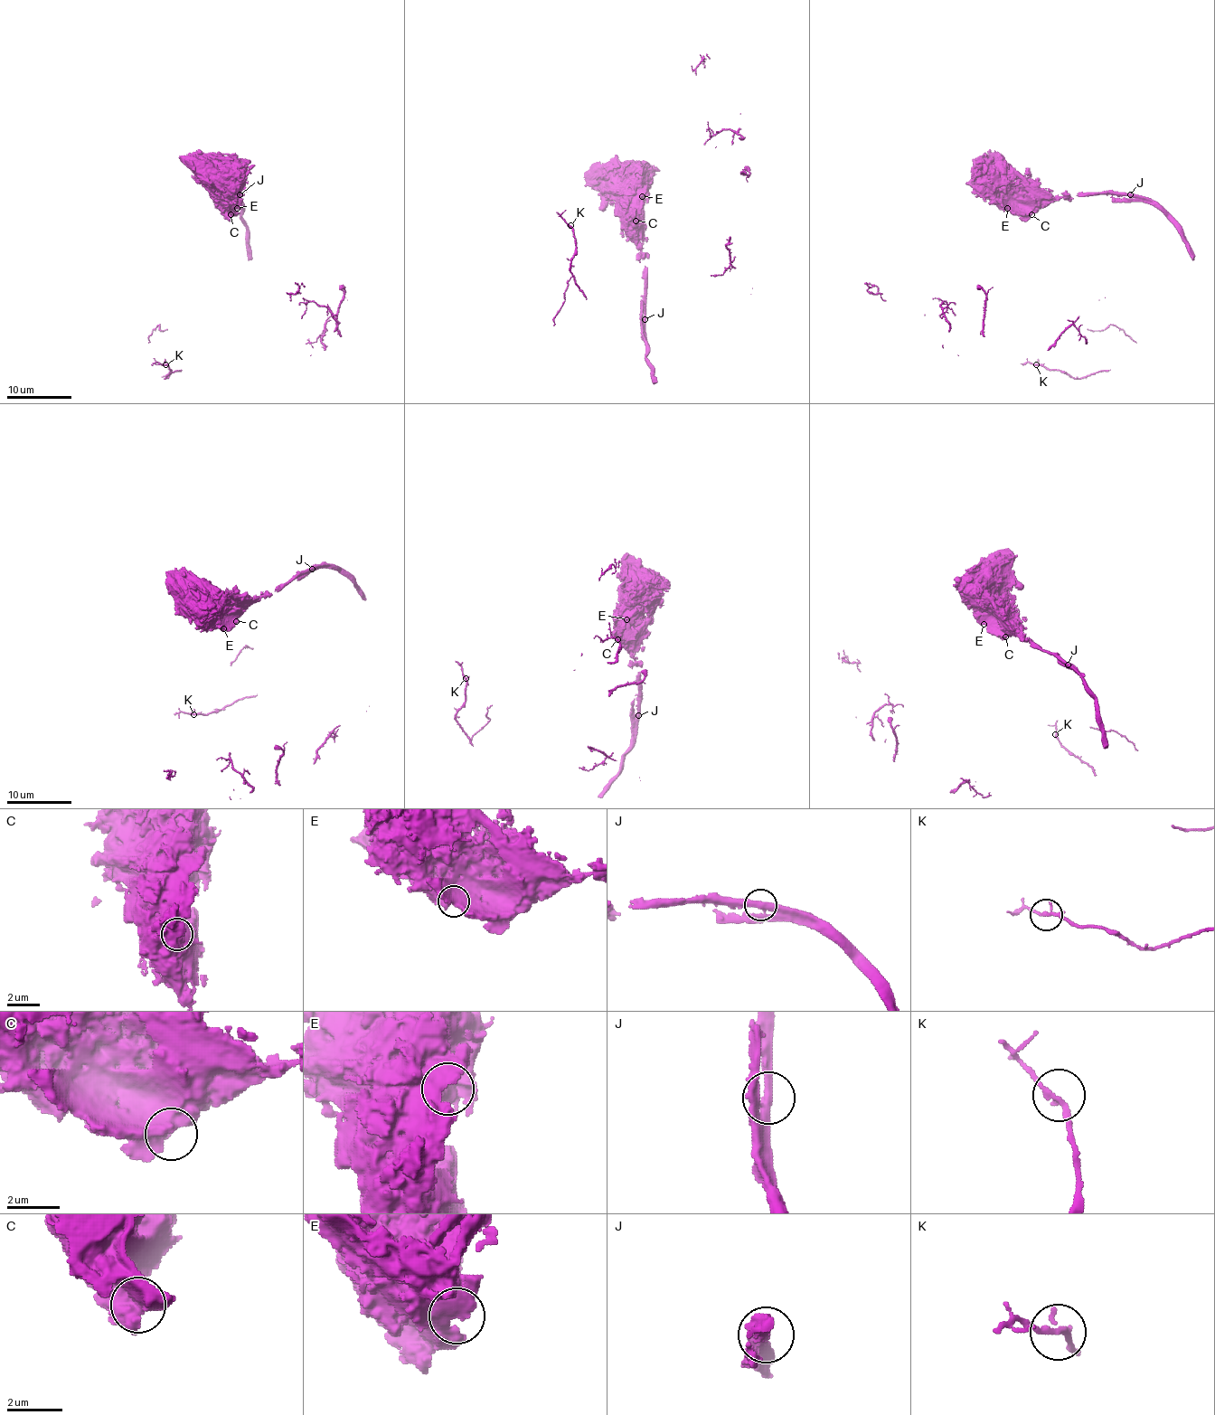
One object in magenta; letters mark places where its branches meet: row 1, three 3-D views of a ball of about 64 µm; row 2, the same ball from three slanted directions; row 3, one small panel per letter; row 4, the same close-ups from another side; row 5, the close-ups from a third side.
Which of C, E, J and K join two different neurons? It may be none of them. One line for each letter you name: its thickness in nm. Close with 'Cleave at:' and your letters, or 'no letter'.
Cleave at: no letter

